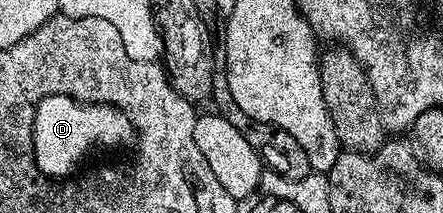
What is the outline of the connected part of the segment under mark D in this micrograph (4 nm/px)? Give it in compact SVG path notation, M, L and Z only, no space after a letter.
M49 96L36 106L34 115L34 161L45 176L66 178L75 171L74 167L89 154L90 148L99 144L102 148L114 148L132 136L132 125L129 118L119 108L111 104L82 104L70 96Z

